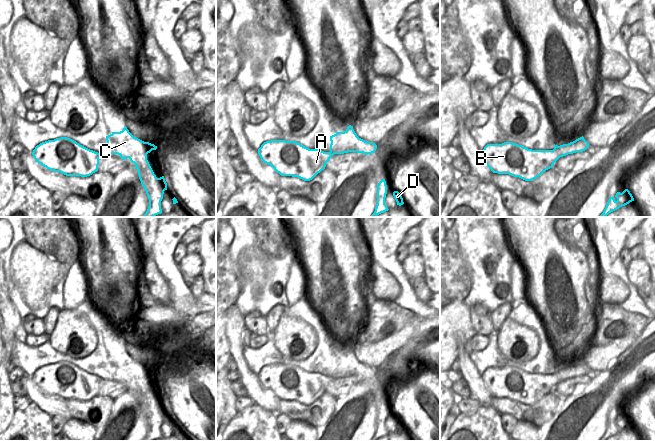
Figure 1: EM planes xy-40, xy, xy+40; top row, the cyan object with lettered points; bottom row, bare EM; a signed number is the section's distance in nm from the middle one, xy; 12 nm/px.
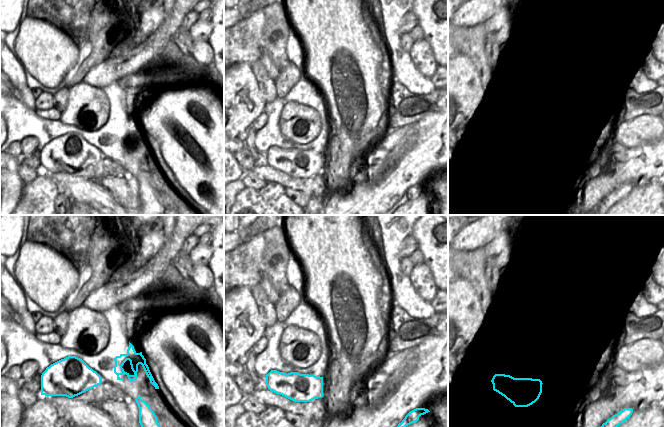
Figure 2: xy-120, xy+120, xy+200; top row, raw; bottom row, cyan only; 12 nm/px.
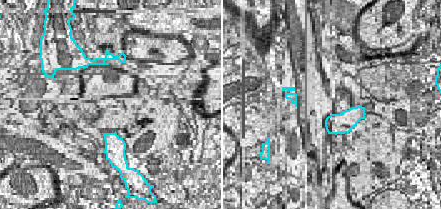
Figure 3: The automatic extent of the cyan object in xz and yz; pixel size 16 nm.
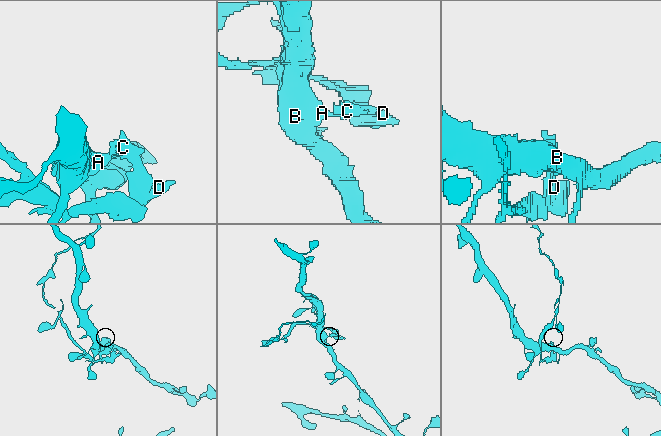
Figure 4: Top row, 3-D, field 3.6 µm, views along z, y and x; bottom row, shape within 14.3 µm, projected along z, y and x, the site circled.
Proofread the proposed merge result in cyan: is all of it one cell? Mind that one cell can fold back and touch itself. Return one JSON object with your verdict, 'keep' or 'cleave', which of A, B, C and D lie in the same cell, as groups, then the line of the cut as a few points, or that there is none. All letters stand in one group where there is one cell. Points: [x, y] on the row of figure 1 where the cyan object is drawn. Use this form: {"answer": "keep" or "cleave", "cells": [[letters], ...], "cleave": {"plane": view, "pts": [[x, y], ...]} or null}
{"answer": "cleave", "cells": [["A", "B"], ["C", "D"]], "cleave": {"plane": "xy+40", "pts": [[554, 148], [560, 156]]}}

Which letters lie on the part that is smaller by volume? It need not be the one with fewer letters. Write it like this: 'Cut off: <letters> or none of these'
Cut off: C, D

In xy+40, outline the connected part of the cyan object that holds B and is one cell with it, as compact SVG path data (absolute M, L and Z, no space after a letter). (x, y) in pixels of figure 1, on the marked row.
M513 142L487 144L483 159L493 173L509 174L532 181L553 167L560 158L553 150L532 150Z

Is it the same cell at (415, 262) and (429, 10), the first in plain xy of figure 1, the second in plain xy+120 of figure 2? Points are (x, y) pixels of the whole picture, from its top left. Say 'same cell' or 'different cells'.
different cells

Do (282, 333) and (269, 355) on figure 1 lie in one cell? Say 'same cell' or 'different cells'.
different cells

